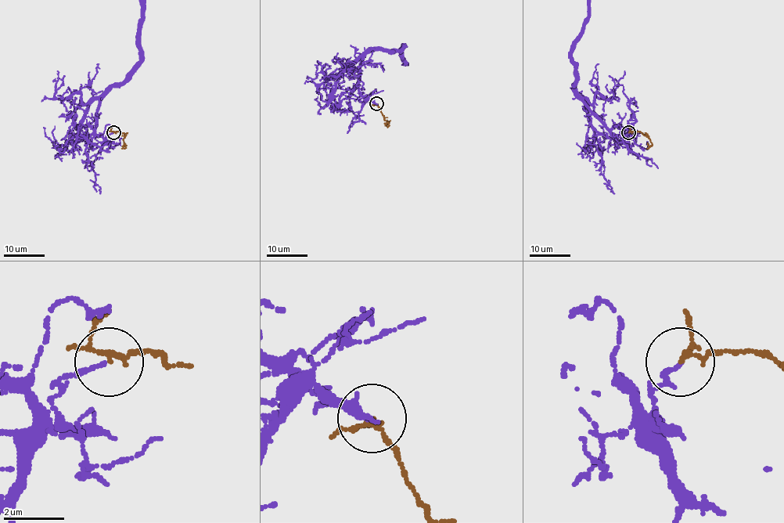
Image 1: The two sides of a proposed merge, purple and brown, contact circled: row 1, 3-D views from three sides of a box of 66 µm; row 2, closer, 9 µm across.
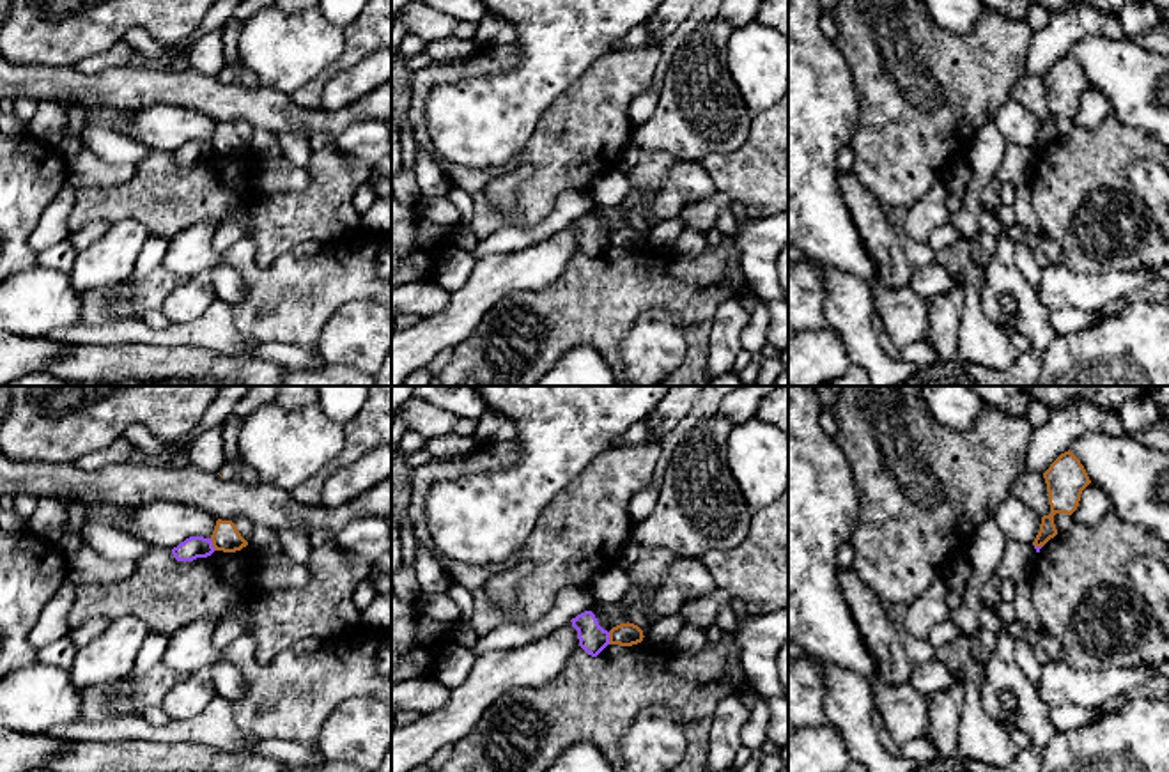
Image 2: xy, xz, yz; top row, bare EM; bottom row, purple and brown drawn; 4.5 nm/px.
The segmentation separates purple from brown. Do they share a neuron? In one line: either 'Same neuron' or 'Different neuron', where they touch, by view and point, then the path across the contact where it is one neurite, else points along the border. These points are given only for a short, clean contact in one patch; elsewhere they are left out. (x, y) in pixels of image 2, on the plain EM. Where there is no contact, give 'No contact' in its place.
Different neuron. Touches purple at xy (211, 147). Boundary: xy (209, 142), (215, 153)

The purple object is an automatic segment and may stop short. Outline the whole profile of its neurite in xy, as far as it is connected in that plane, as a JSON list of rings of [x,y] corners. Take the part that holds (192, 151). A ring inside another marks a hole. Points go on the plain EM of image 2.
[[[190,140],[172,152],[177,165],[193,165],[197,161],[207,161],[214,156],[211,142]]]

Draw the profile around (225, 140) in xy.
[[[221,122],[216,124],[211,145],[214,154],[223,156],[236,156],[248,149],[248,145],[237,135],[236,127],[232,124]]]

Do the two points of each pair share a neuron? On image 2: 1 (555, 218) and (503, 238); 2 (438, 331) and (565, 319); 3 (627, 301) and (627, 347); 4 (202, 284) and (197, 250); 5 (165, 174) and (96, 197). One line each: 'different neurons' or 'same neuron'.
1: same neuron
2: different neurons
3: different neurons
4: different neurons
5: same neuron

